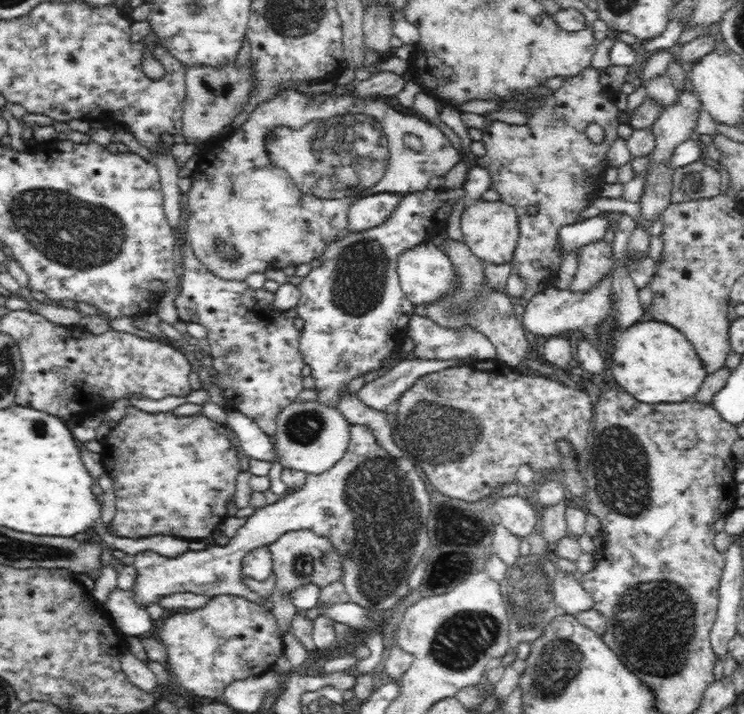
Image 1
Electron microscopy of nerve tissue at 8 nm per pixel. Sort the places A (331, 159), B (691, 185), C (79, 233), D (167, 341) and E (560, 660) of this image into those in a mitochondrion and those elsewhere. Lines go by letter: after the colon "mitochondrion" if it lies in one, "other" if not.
A: mitochondrion
B: mitochondrion
C: mitochondrion
D: other
E: mitochondrion

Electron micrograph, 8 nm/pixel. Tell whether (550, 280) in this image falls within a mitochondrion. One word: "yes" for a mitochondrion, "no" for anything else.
no

